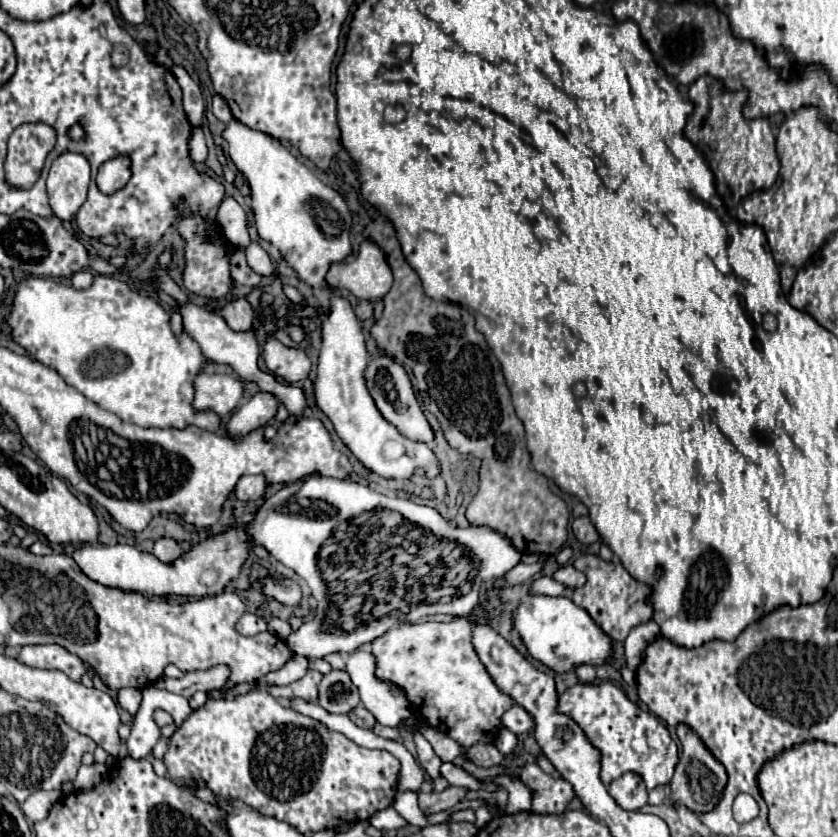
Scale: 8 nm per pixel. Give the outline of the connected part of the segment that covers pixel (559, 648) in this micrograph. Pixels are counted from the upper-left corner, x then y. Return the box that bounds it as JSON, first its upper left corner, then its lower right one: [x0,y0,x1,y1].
[512,596,612,672]

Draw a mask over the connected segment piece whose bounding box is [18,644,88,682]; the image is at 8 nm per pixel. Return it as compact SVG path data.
M38 644L38 646L24 646L18 654L18 660L32 668L46 668L46 670L60 670L70 680L80 682L80 678L88 672L84 660L76 654L68 652L60 644Z

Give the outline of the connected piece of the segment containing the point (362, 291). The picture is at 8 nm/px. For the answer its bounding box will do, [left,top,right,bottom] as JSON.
[326,240,394,302]

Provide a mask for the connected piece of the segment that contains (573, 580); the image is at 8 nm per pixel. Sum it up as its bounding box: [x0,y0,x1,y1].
[554,564,586,590]

